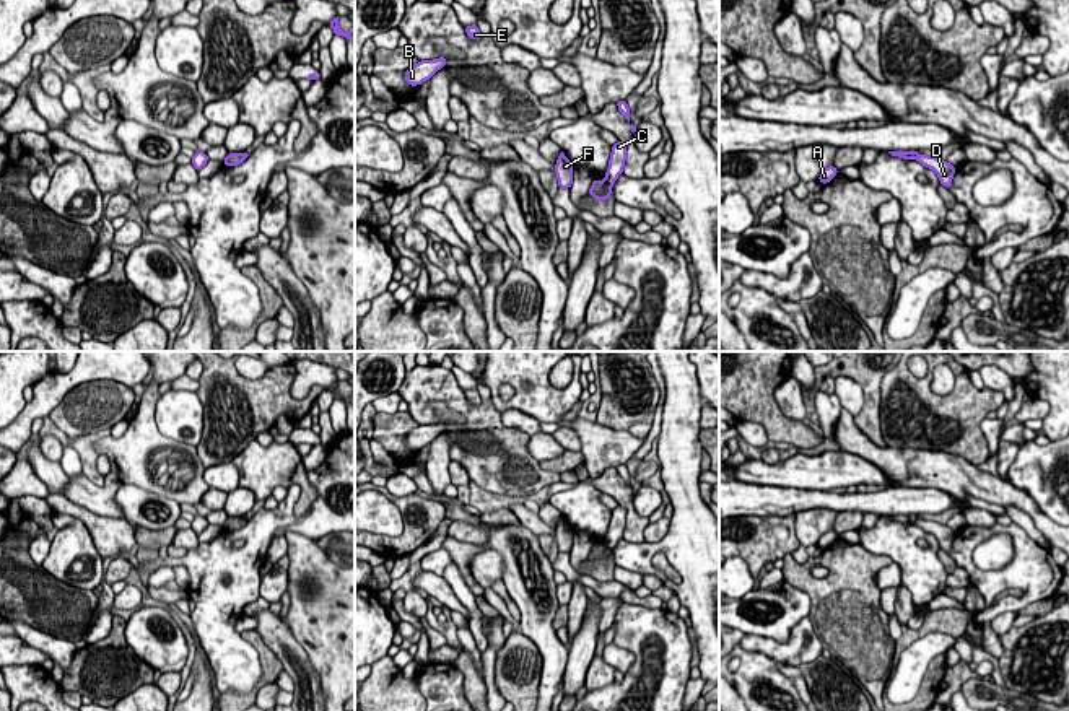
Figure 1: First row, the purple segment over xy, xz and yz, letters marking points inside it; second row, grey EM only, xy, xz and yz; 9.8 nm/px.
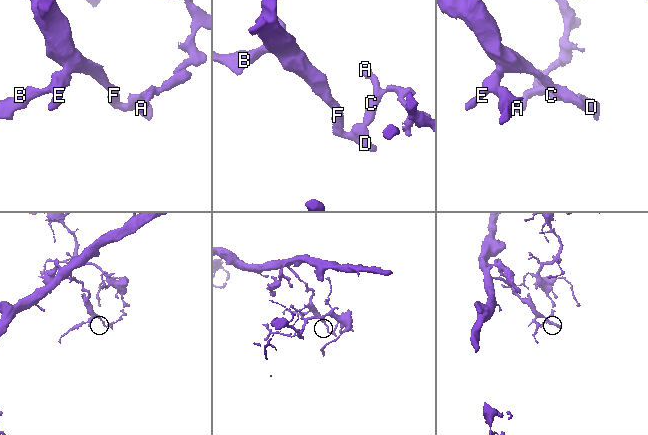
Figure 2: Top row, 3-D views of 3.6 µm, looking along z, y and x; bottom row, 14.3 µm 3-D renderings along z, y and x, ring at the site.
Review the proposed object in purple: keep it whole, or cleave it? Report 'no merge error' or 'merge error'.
merge error

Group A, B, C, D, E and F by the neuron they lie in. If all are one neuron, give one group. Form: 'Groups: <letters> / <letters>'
Groups: A C / B D E F

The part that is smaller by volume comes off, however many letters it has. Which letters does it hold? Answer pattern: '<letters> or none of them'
A, C

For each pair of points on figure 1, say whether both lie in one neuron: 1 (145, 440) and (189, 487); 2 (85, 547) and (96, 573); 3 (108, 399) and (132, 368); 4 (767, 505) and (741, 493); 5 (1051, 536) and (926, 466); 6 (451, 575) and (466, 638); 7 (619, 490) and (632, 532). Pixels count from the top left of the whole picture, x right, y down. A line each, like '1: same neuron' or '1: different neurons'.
1: same neuron
2: same neuron
3: different neurons
4: same neuron
5: same neuron
6: different neurons
7: same neuron

